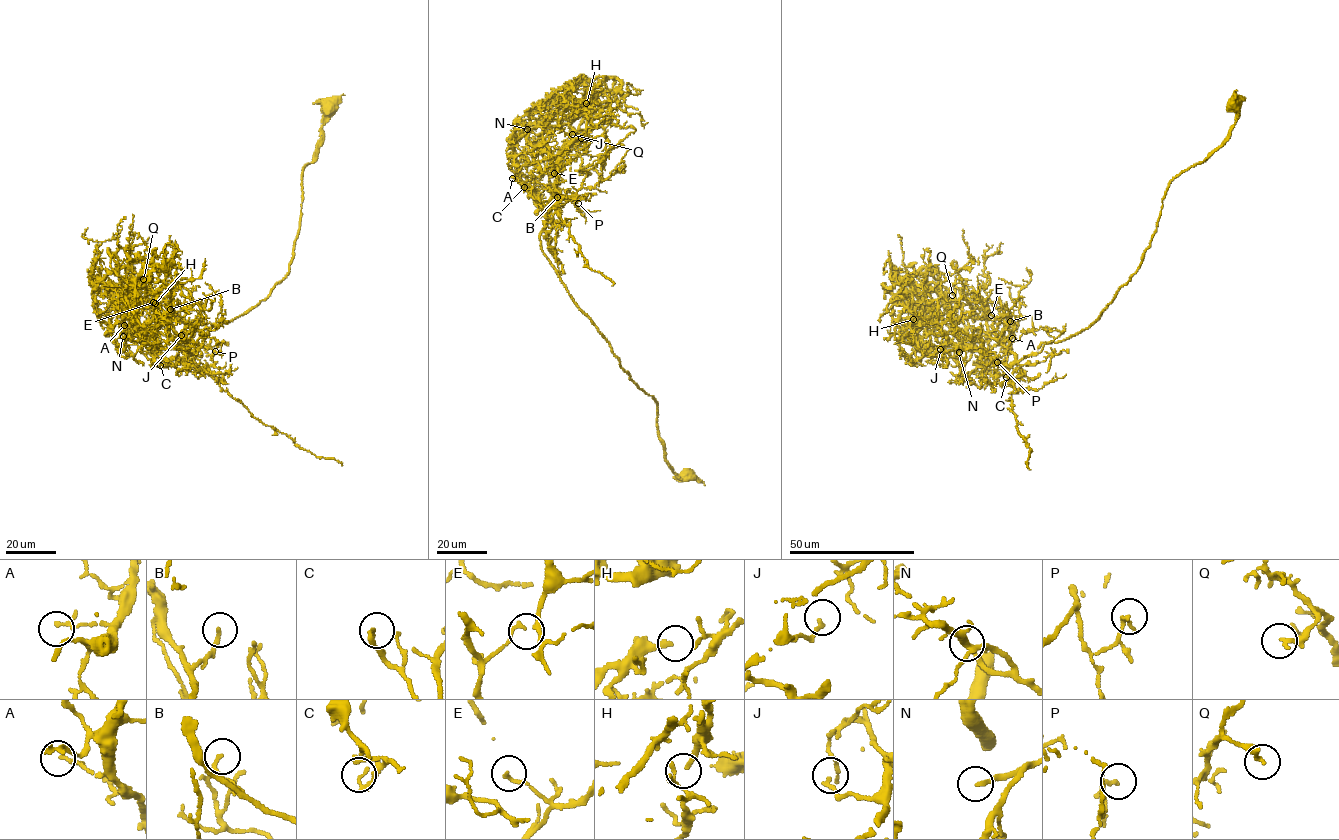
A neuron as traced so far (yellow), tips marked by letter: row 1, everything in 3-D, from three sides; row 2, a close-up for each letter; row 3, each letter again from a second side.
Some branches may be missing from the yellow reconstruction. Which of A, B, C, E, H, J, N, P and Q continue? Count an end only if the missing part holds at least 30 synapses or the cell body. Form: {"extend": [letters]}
{"extend": ["N"]}

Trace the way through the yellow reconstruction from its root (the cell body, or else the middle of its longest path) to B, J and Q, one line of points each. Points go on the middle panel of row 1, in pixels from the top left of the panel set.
B: (689, 476), (674, 475), (664, 457), (655, 399), (631, 380), (543, 252), (553, 199), (567, 198), (557, 197)
J: (689, 476), (664, 457), (655, 399), (540, 244), (559, 158), (590, 128), (583, 108), (581, 138)
Q: (689, 476), (664, 457), (655, 399), (543, 252), (557, 179), (542, 134), (564, 124), (572, 134)

